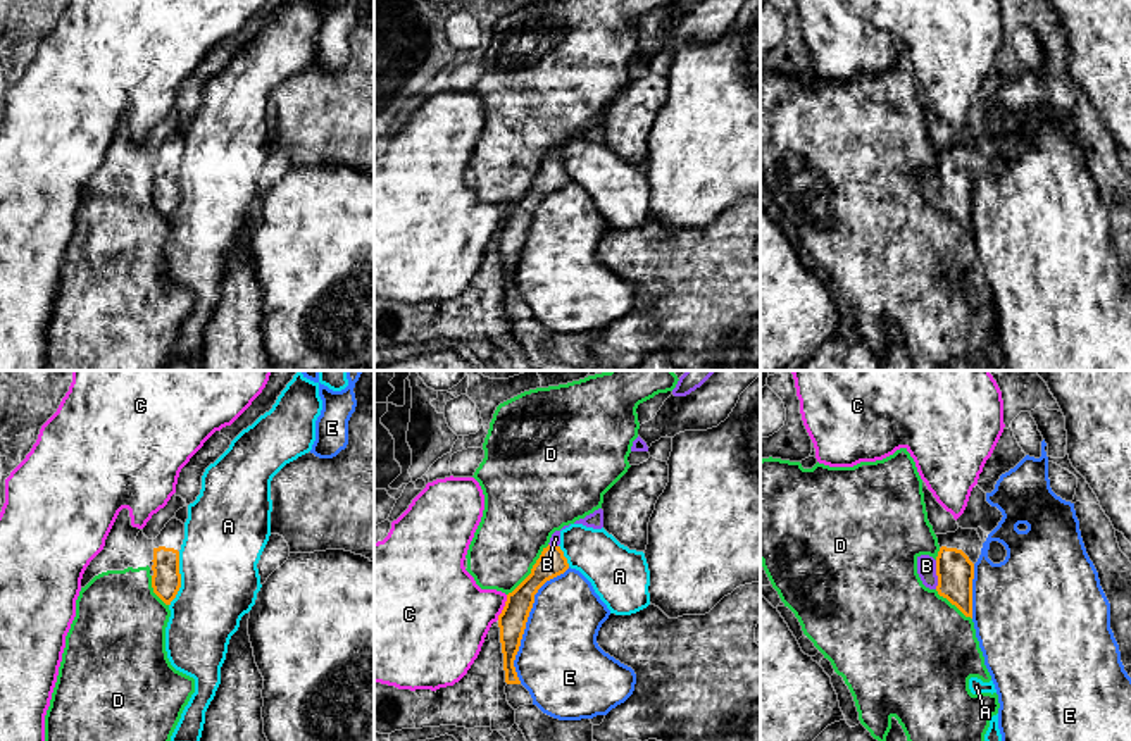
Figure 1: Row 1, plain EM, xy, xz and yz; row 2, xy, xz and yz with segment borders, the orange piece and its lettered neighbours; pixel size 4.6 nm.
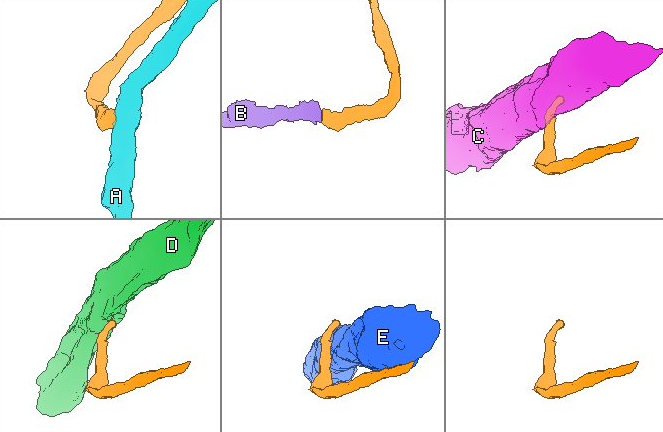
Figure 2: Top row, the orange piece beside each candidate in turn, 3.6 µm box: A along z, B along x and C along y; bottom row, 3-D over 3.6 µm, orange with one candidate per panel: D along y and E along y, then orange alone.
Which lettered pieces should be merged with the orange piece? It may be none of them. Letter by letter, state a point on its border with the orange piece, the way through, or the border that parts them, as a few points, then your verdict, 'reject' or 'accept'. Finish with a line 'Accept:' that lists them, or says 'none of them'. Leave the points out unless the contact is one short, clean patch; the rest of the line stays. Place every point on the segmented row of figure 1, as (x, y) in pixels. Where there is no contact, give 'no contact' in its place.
A: contact xy (180, 579); border xy (180, 552), (180, 590), (169, 605); reject
B: contact yz (937, 574); accept
C: contact xz (504, 607); border xz (507, 595), (497, 619); reject
D: contact xz (531, 571); border xz (549, 545), (531, 571), (507, 595); reject
E: contact xz (526, 621); reject
Accept: B

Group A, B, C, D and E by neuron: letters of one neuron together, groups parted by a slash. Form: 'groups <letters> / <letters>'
groups A E / B / C / D

